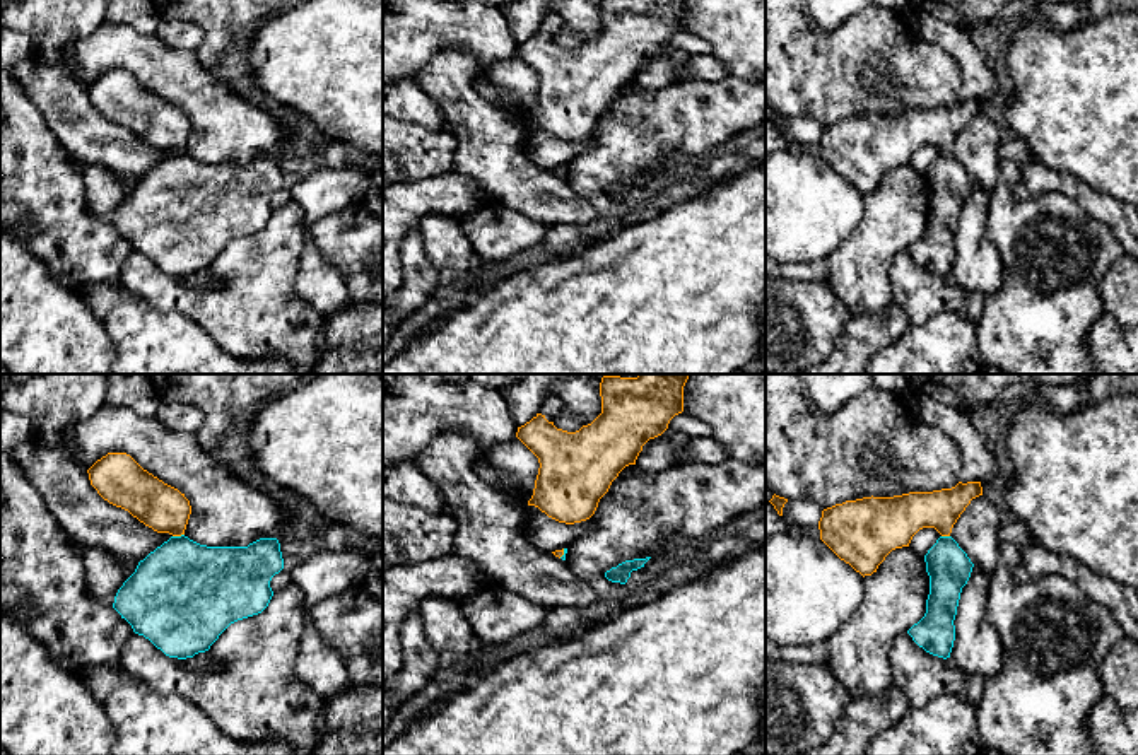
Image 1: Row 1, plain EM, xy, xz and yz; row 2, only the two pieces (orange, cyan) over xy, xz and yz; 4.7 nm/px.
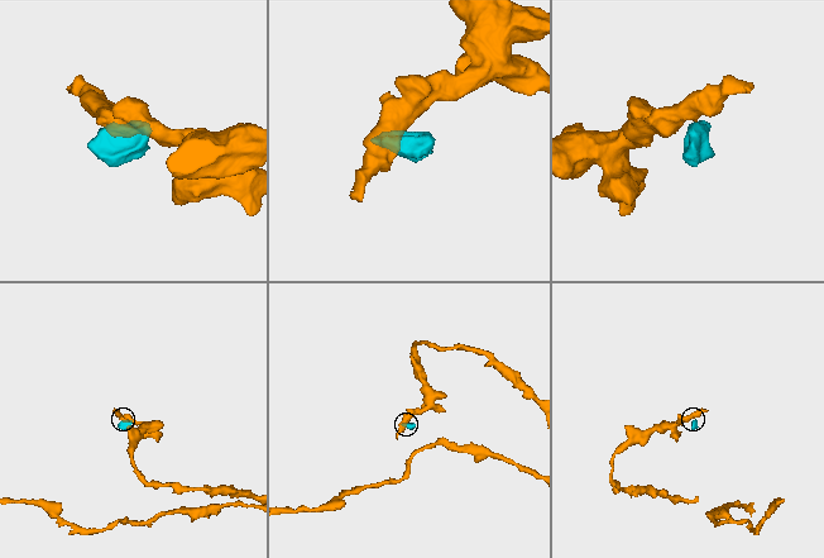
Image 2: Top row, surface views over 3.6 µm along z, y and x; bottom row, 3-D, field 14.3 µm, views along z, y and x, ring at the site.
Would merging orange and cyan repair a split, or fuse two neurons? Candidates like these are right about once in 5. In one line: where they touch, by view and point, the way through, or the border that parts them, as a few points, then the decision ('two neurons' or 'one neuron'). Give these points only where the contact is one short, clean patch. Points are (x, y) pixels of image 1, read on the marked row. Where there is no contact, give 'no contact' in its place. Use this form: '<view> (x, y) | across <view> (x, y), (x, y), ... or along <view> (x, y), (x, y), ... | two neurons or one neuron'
xy (178, 535) | along xy (183, 533), (173, 537) | two neurons

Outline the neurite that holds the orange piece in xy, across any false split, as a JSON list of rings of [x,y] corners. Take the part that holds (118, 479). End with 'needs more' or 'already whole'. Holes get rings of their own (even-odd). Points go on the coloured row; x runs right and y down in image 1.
[[[108,453],[87,473],[91,485],[109,504],[128,511],[157,533],[185,535],[190,500],[144,470],[130,454]]]; already whole

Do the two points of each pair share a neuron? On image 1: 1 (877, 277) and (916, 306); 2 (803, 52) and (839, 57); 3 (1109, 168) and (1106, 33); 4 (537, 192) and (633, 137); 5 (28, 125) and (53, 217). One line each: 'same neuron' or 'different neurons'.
1: different neurons
2: same neuron
3: same neuron
4: different neurons
5: same neuron

